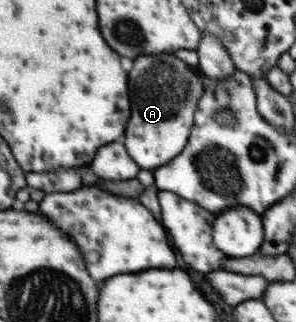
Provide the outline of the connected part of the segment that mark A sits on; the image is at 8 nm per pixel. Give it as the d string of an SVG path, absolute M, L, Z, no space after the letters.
M168 52L156 58L142 56L134 60L130 78L132 120L126 126L122 143L140 169L154 170L164 166L184 150L190 137L190 126L182 128L182 124L178 126L174 120L182 108L188 108L188 102L198 105L198 99L204 93L202 79L204 75L198 67L190 66Z

